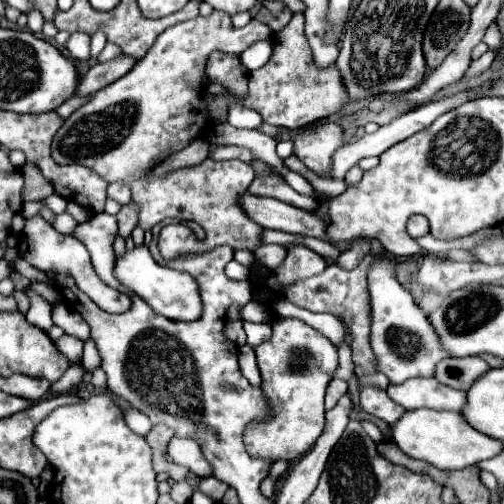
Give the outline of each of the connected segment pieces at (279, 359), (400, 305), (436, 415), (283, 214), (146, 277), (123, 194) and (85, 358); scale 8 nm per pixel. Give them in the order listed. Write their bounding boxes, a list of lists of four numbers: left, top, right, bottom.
[[245,319,339,461],[367,255,447,383],[391,409,503,469],[239,193,327,241],[113,245,201,321],[107,181,131,205],[81,338,101,372]]

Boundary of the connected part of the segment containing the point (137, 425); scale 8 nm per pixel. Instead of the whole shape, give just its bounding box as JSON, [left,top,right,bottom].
[123,409,151,435]

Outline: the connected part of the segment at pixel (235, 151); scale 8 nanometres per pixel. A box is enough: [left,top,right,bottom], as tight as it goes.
[209,147,255,163]

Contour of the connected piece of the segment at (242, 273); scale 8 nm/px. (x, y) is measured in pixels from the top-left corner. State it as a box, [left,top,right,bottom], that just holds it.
[225,259,249,281]

